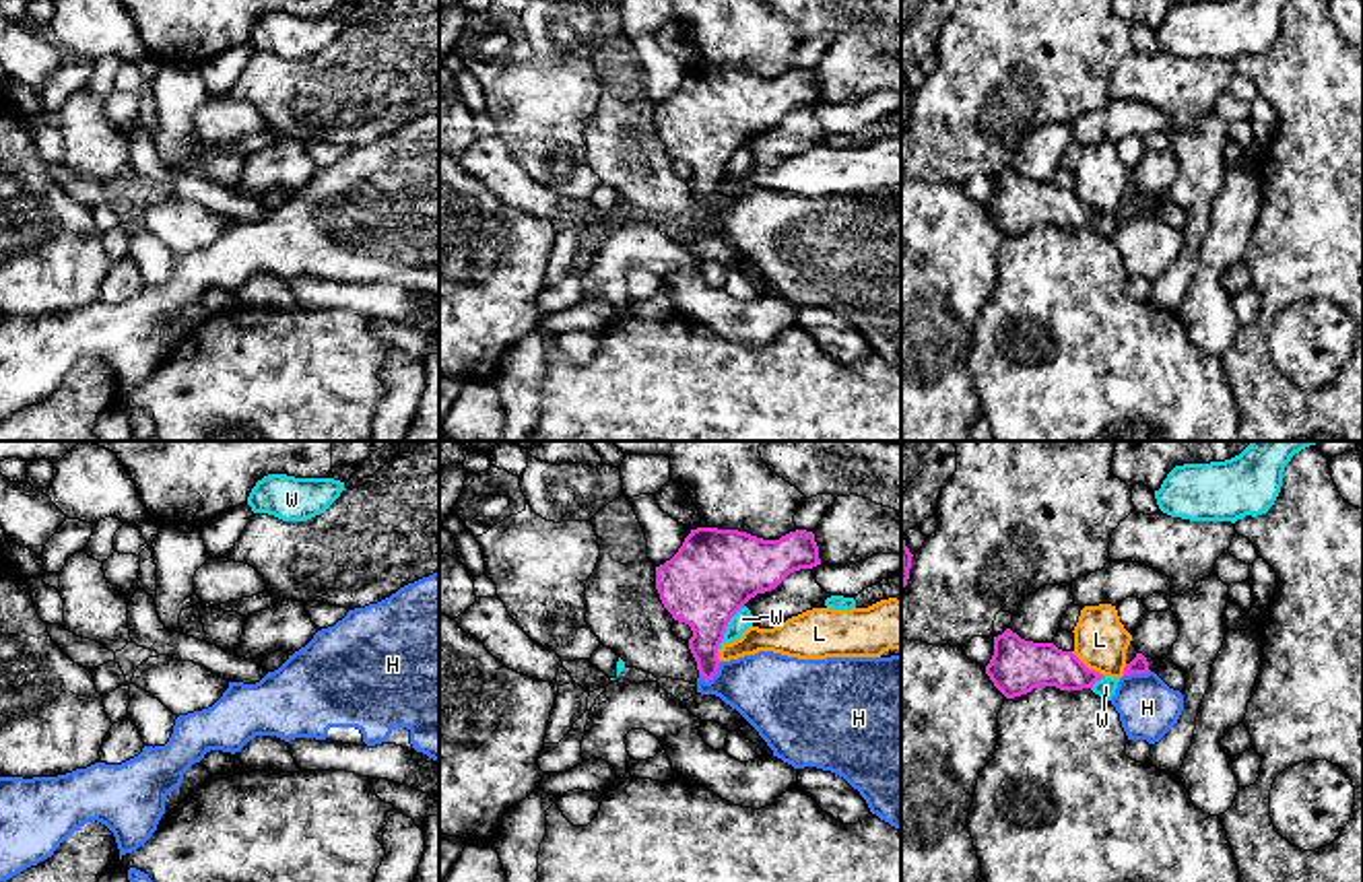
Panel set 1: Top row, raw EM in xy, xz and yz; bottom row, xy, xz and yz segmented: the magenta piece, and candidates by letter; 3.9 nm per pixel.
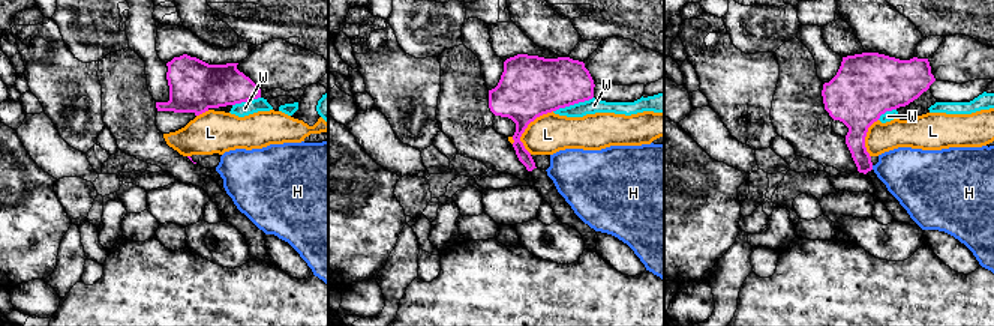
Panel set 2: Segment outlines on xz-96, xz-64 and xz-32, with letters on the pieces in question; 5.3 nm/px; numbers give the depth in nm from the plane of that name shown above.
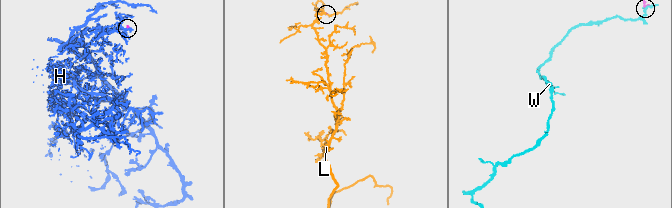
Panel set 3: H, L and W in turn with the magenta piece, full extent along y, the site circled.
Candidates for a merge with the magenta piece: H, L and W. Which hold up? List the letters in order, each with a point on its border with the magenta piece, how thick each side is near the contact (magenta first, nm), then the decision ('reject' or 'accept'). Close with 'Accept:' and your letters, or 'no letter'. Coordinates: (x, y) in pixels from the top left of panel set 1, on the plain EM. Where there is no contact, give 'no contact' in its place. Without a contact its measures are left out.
H: contact xz (716, 211); calibres 190 and 300 nm; reject
L: contact yz (1085, 205); calibres 200 and 200 nm; reject
W: contact xz (724, 170); calibres 340 and 80 nm; reject
Accept: no letter

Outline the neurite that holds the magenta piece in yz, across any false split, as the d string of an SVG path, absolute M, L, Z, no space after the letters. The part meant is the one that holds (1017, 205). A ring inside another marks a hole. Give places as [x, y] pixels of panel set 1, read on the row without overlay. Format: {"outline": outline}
{"outline": "M1010 167L994 175L994 194L986 204L986 212L1006 237L1027 233L1039 225L1093 227L1103 216L1072 190L1062 190L1054 181L1025 179Z"}

